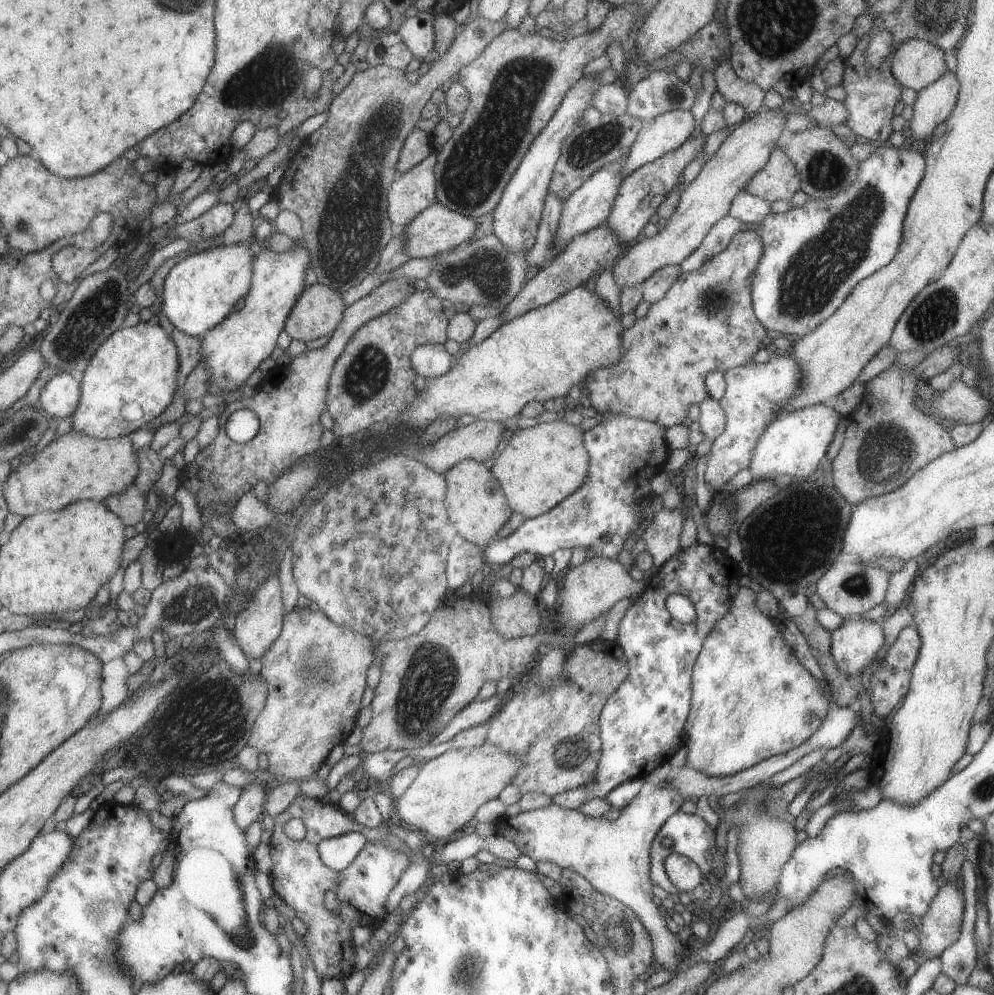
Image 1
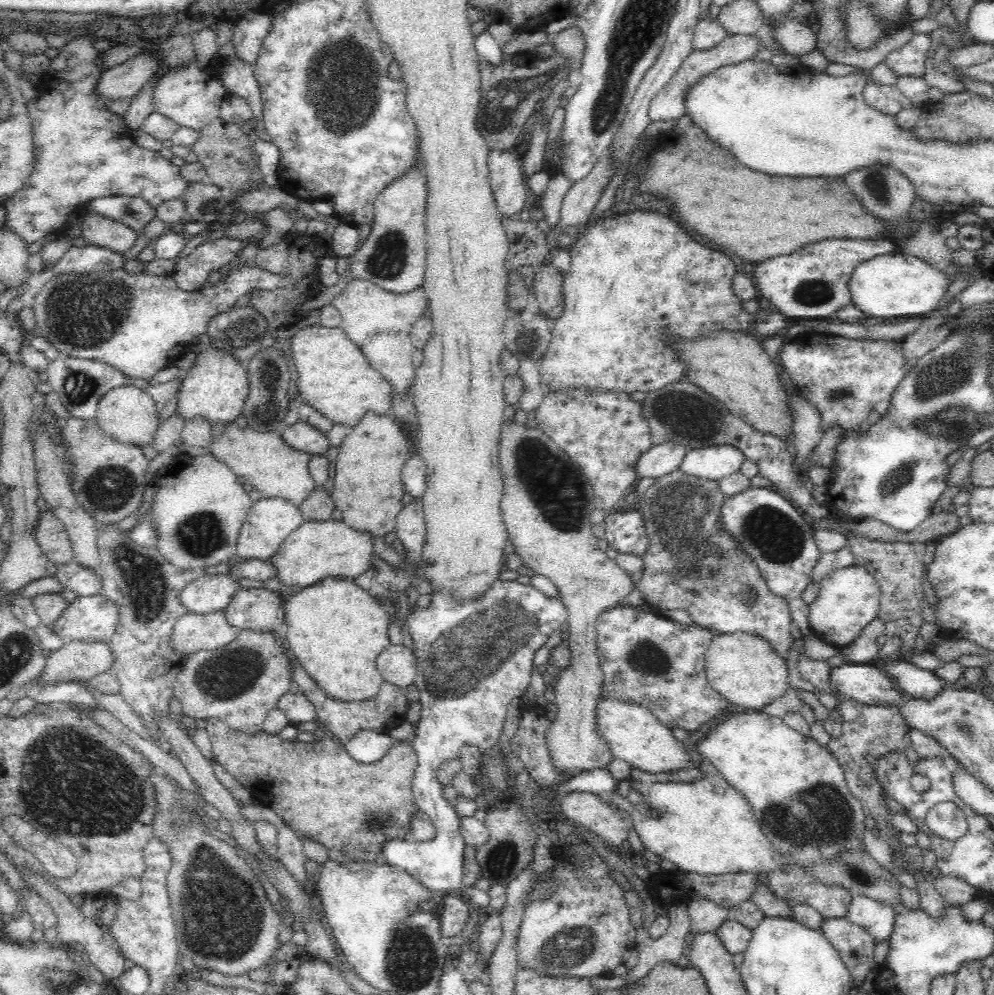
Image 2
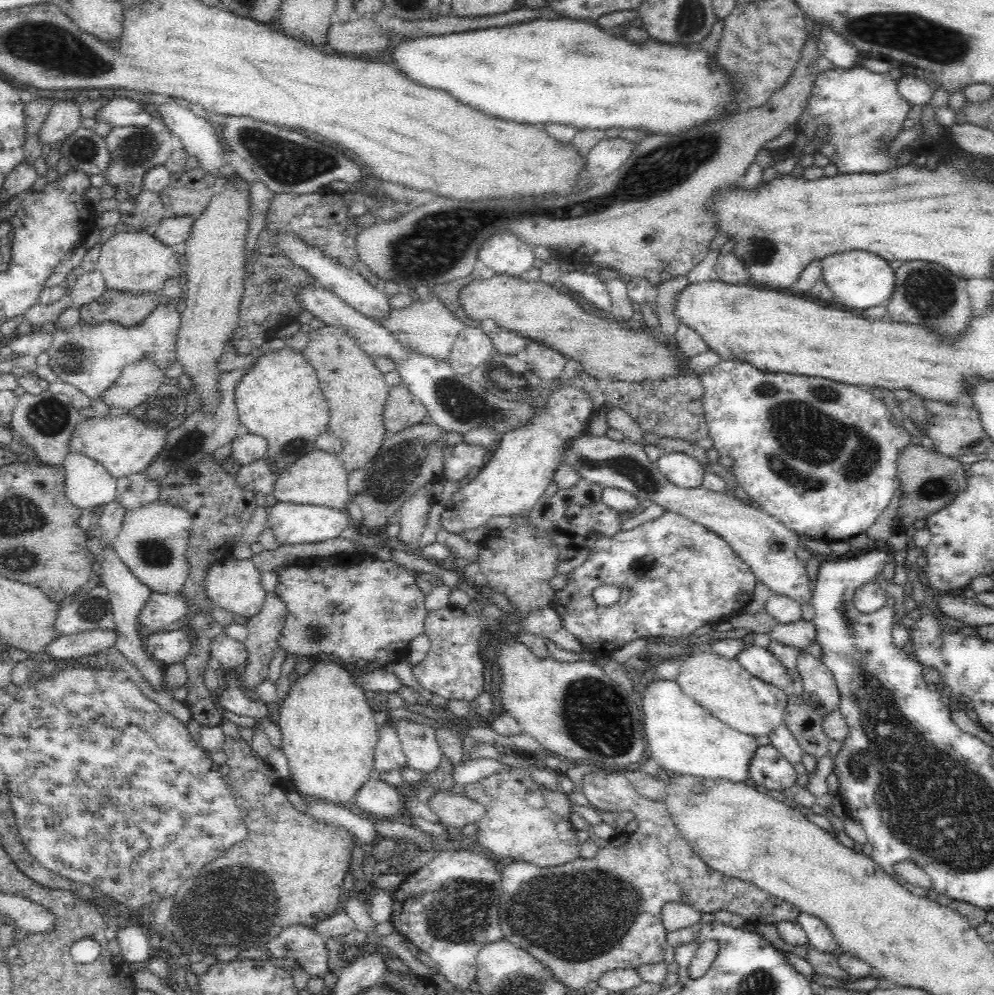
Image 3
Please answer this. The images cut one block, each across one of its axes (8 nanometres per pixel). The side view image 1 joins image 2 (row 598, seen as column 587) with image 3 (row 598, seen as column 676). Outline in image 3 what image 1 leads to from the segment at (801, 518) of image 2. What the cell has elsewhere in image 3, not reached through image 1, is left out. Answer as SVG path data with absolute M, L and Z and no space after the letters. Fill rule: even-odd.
M665 512L660 515L656 520L652 522L646 522L646 524L640 524L636 526L634 530L628 530L628 532L620 532L613 534L610 537L602 537L596 540L593 548L588 554L587 560L582 564L568 572L568 579L566 586L561 590L555 592L555 596L551 601L552 608L558 613L564 629L568 633L574 635L580 643L584 650L588 650L594 653L595 657L609 655L611 652L621 649L630 640L635 638L650 638L652 636L674 636L674 638L688 638L692 639L692 632L704 624L719 623L720 620L724 621L728 616L734 616L741 614L741 610L748 604L748 601L753 598L754 587L757 582L755 574L750 571L748 567L739 557L732 551L732 548L714 532L709 532L704 526L700 524L693 524L684 515L675 514L674 512ZM604 584L612 584L620 588L622 591L622 598L613 606L600 606L594 601L593 593L598 586L603 586Z

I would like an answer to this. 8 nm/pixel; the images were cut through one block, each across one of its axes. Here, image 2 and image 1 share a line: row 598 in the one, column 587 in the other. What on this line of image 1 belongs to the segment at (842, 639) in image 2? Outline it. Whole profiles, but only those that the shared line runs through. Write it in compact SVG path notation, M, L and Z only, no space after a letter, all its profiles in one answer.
M663 781L648 795L635 796L627 806L623 807L619 816L613 822L607 821L604 817L591 817L577 812L577 809L565 810L555 804L550 803L537 810L520 812L511 817L503 817L497 823L497 835L511 840L521 855L528 856L532 861L543 860L543 862L553 862L561 869L569 868L582 878L585 878L592 888L597 892L605 894L619 900L621 904L627 906L641 920L645 932L651 938L653 958L663 969L671 974L677 972L677 966L684 960L681 958L680 941L676 934L671 933L662 916L661 907L655 906L651 894L651 880L649 878L650 845L661 828L661 824L672 816L684 802L684 797L675 792L667 782Z

